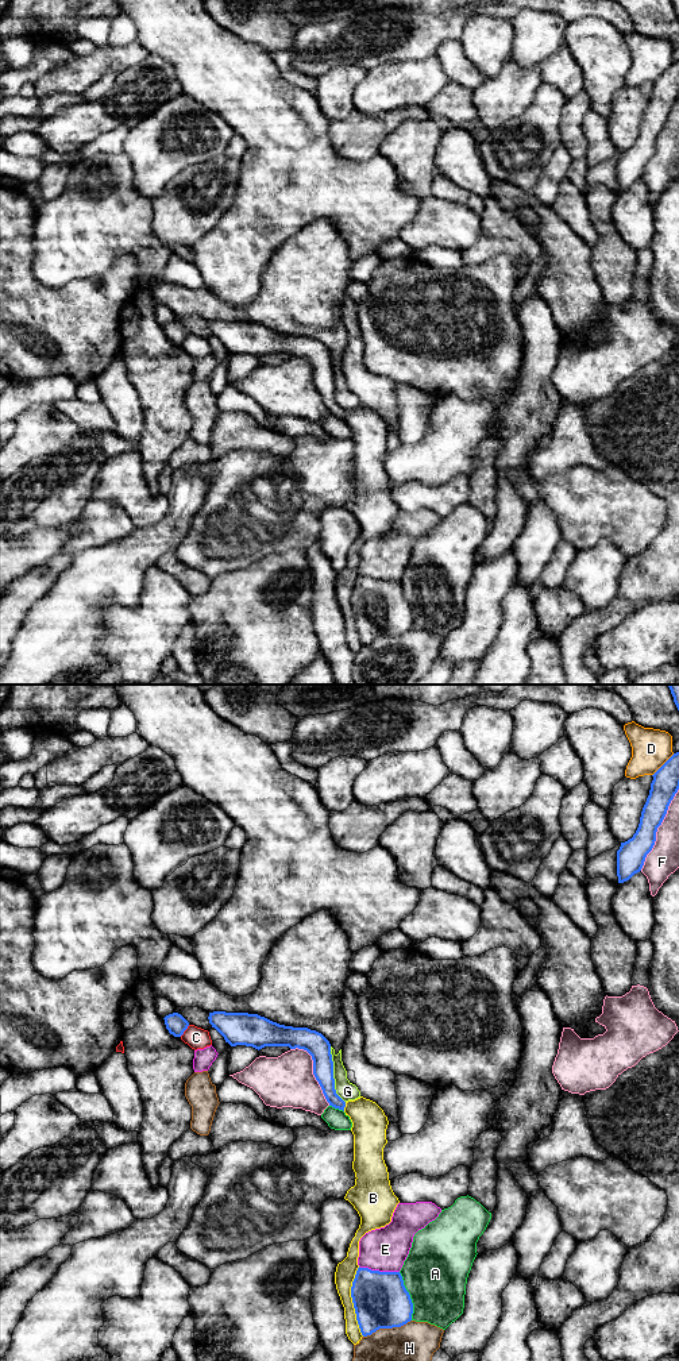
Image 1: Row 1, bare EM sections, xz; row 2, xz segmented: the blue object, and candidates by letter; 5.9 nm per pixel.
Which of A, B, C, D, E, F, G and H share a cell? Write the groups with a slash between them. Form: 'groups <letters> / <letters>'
groups A / B / C / D / E / F / G / H

